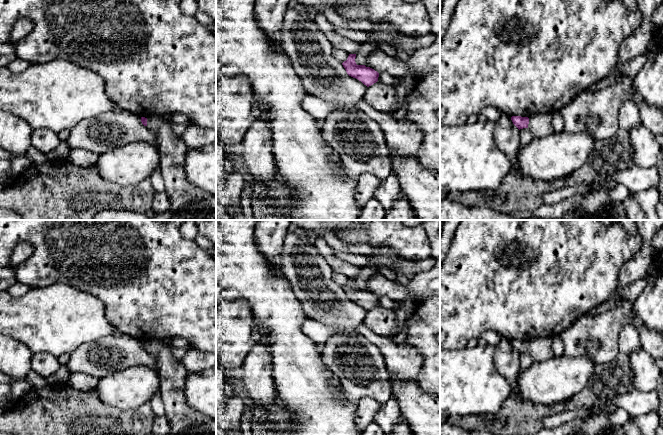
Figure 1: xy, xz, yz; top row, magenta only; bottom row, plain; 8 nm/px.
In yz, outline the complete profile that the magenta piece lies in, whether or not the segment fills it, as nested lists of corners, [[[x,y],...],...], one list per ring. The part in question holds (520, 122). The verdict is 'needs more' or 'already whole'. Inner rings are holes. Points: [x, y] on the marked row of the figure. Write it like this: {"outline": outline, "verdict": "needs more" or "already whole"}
{"outline": [[[512,116],[511,120],[513,124],[520,130],[523,128],[528,128],[529,118],[521,116]]], "verdict": "already whole"}

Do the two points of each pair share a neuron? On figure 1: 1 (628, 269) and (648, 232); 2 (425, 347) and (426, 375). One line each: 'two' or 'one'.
1: one
2: one

